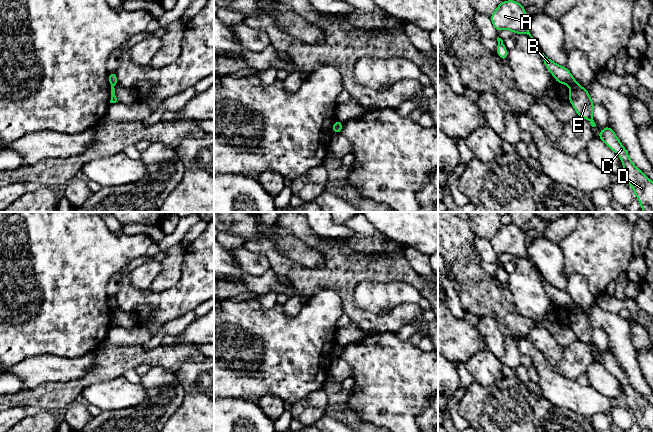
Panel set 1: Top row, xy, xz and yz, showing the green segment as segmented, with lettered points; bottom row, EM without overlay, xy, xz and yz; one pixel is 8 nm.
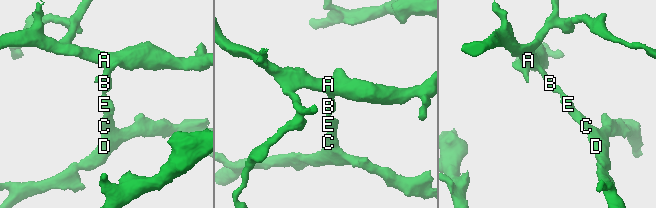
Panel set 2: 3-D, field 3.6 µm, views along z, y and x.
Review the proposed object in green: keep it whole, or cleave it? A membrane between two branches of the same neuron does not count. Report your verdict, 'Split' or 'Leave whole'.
Split

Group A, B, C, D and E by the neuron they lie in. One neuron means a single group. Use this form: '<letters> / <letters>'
A B / C D E

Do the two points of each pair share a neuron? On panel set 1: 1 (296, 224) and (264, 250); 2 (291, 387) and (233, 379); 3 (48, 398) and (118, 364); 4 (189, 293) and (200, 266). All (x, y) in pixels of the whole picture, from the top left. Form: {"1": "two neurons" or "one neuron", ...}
{"1": "one neuron", "2": "one neuron", "3": "one neuron", "4": "one neuron"}

